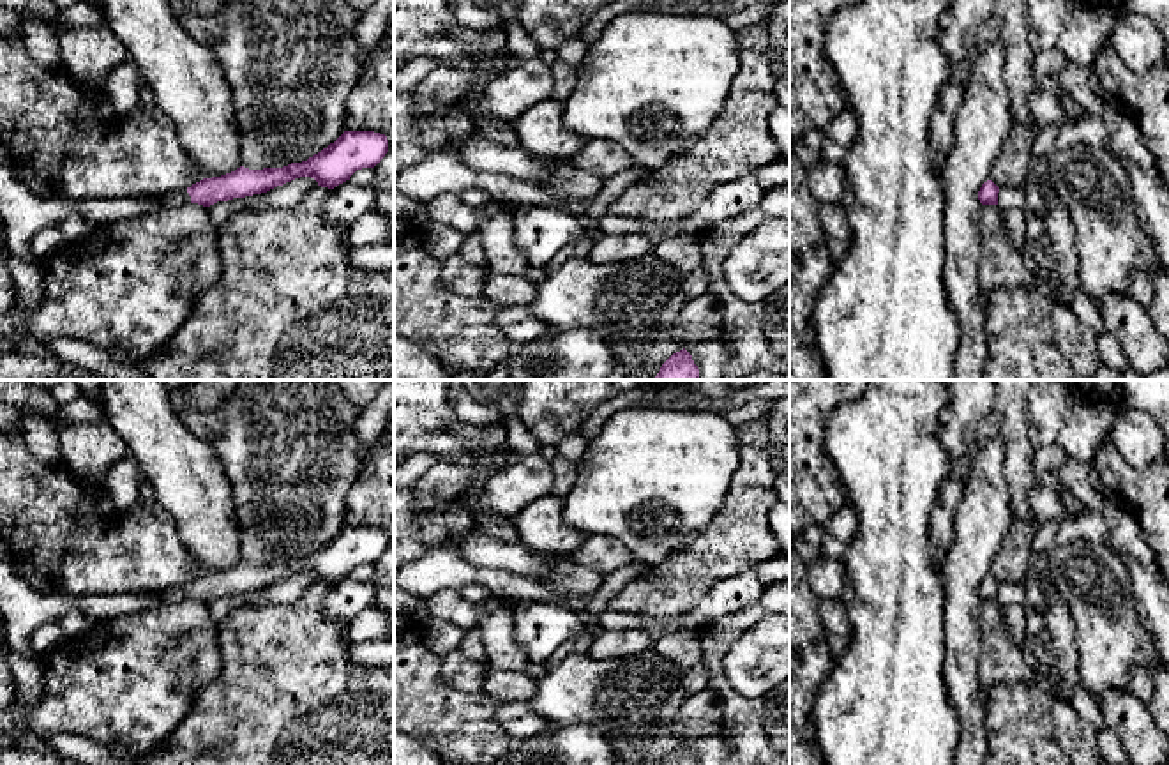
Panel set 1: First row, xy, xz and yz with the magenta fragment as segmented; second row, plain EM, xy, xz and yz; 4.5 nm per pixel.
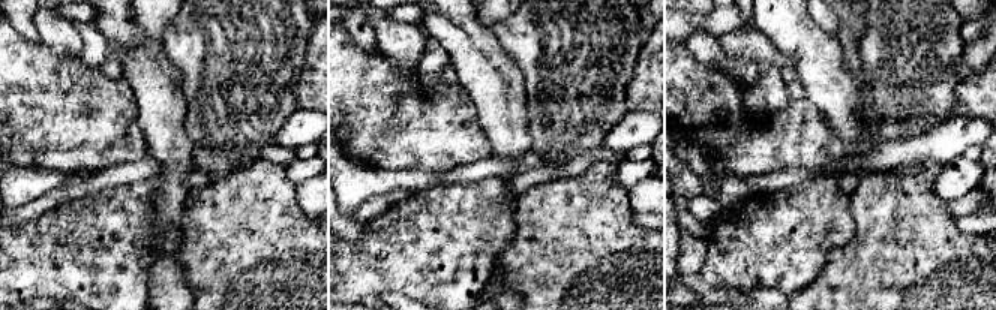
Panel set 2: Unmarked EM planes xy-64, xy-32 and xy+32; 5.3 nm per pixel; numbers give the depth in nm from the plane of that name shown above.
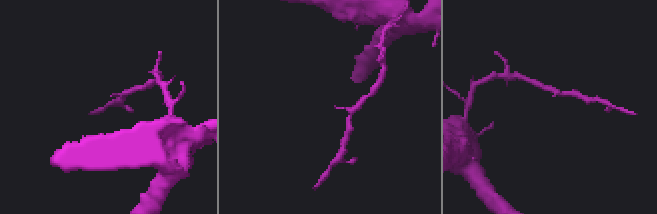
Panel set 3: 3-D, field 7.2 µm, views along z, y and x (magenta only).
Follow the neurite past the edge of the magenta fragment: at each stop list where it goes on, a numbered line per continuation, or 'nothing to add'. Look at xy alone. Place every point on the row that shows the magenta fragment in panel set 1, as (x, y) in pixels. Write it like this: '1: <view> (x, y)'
1: xy (175, 198)

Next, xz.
nothing to add

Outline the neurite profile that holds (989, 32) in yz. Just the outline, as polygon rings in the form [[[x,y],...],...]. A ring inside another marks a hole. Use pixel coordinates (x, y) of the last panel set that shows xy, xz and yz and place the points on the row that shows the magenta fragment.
[[[992,14],[978,30],[977,35],[977,49],[975,58],[978,53],[991,42],[996,42],[999,37],[999,25],[996,23],[996,16]]]

